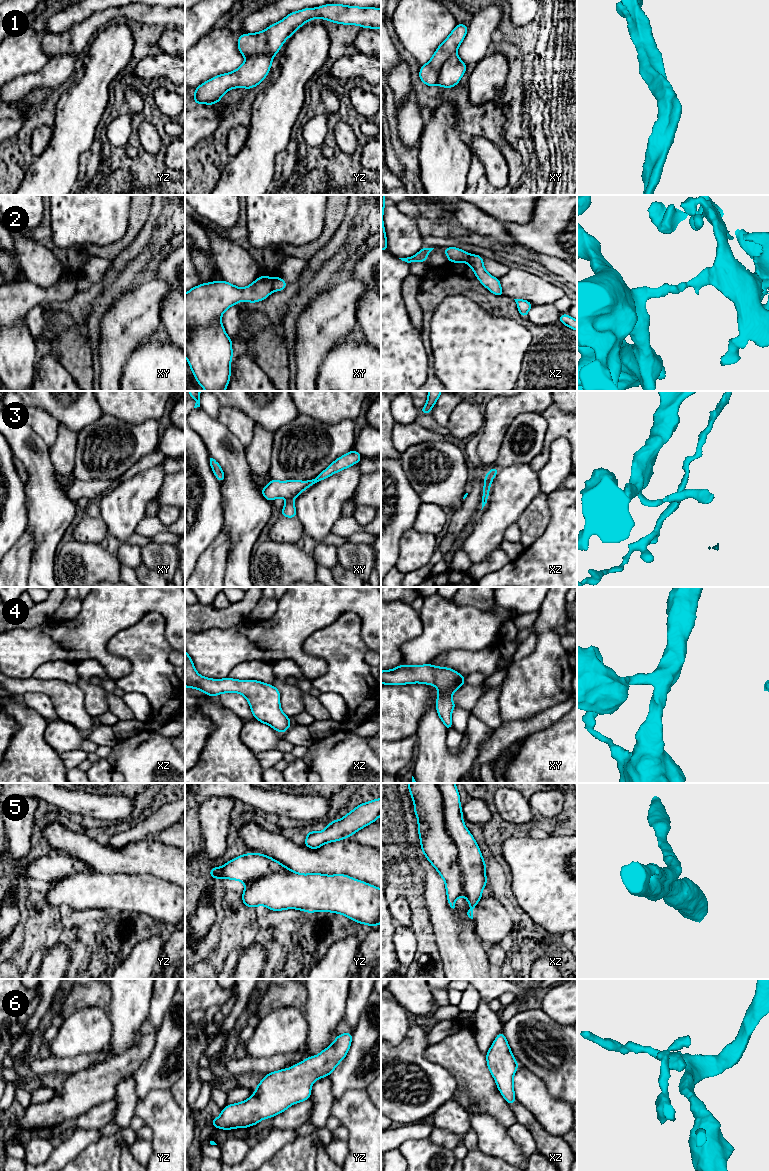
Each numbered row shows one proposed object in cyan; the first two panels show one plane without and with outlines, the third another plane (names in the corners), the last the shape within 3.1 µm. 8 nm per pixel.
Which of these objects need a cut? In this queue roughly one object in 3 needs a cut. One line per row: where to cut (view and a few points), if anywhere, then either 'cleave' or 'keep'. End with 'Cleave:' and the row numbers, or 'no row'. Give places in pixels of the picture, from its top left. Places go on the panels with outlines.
1: no cut | keep
2: xy (272, 277), (273, 290) | cleave
3: xy (292, 500), (287, 502) | cleave
4: no cut | keep
5: no cut | keep
6: no cut | keep
Cleave: 2, 3

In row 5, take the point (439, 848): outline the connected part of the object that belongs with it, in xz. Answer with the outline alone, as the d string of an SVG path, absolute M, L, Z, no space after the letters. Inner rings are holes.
M408 783L408 788L414 802L422 852L445 881L450 907L454 909L455 901L464 896L471 907L467 915L473 919L473 909L487 886L486 864L474 837L464 824L456 784Z

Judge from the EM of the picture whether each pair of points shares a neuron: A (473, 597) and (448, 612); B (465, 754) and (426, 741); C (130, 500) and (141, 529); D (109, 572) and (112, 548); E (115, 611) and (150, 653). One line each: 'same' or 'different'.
A: different
B: same
C: different
D: different
E: different

